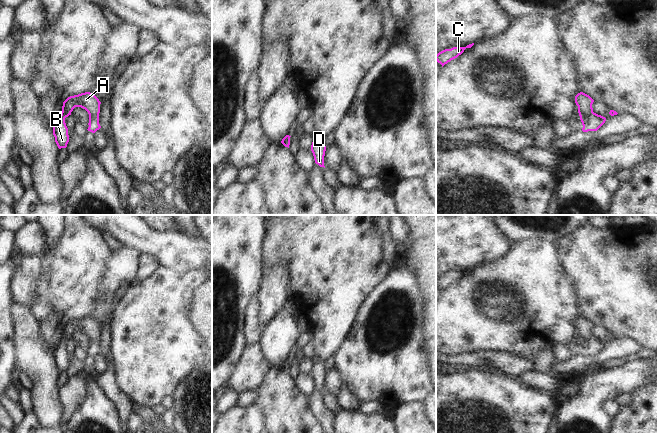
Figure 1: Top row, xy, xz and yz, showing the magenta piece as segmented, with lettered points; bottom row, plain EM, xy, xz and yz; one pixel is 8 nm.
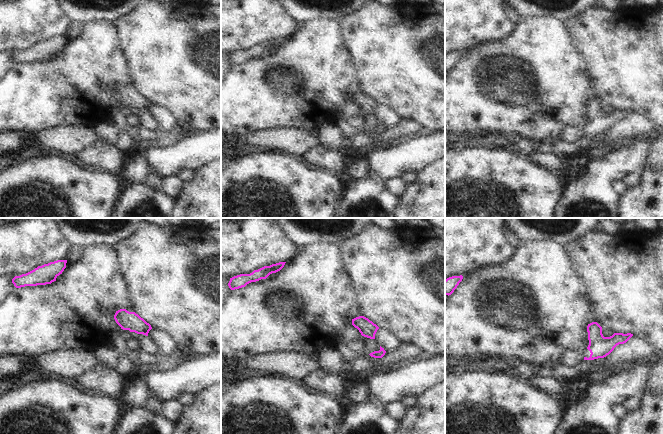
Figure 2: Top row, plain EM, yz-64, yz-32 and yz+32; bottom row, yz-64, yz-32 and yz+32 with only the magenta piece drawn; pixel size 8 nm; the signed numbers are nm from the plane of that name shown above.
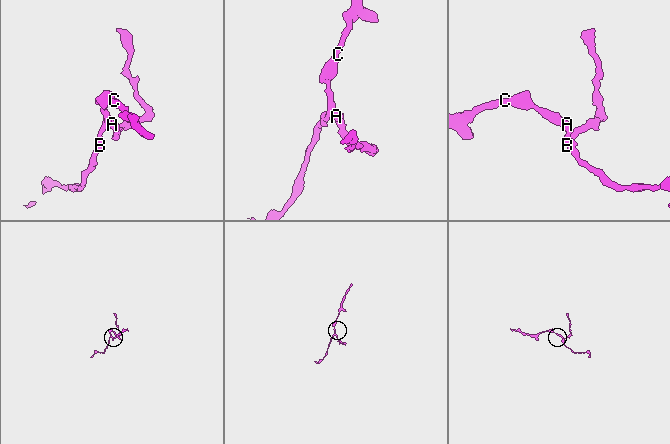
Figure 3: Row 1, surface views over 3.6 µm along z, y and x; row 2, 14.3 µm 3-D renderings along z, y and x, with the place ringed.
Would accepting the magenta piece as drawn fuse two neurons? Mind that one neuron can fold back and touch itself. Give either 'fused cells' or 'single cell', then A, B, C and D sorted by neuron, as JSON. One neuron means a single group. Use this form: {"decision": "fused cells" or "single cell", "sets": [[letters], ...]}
{"decision": "single cell", "sets": [["A", "B", "C", "D"]]}

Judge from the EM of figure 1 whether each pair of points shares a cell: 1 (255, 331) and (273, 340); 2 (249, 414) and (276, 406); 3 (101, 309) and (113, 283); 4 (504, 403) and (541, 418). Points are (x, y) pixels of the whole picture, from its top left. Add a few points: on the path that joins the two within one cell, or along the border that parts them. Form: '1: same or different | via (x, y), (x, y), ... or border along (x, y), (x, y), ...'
1: different | border along (264, 326), (257, 340)
2: different | border along (253, 403), (258, 407), (263, 422)
3: same | via (105, 303), (107, 289)
4: same | via (513, 412), (519, 418), (532, 418)

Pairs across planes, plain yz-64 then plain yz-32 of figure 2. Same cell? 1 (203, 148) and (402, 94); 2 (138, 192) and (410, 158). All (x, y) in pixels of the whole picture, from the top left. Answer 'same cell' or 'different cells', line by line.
1: different cells
2: same cell

